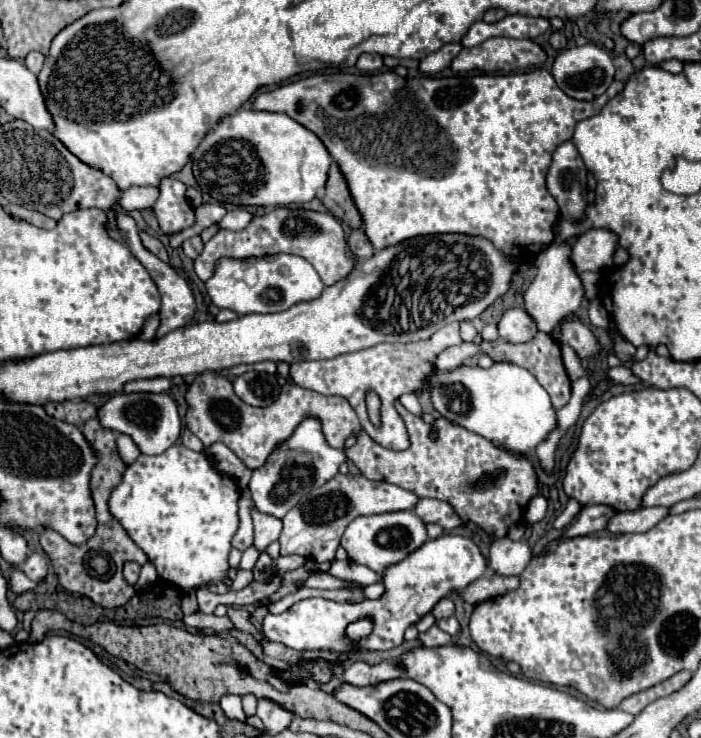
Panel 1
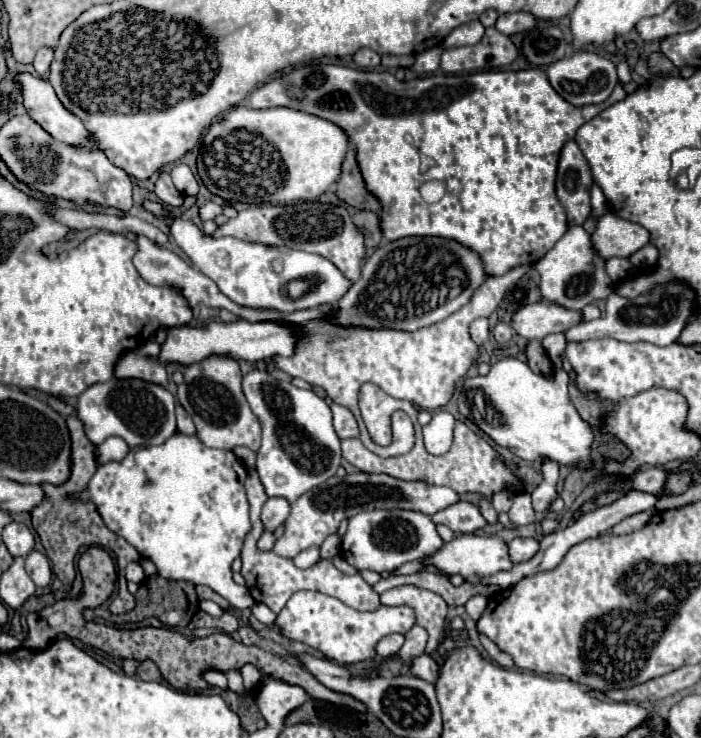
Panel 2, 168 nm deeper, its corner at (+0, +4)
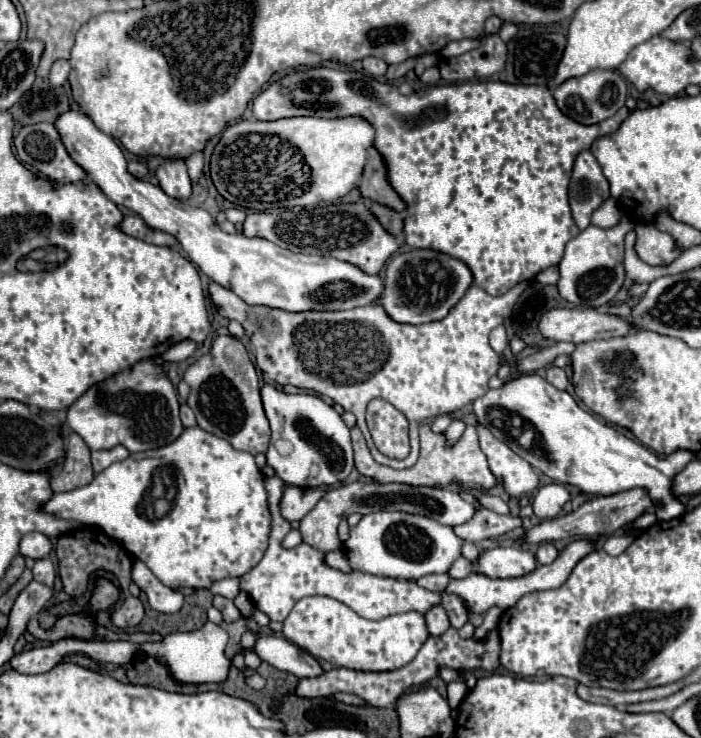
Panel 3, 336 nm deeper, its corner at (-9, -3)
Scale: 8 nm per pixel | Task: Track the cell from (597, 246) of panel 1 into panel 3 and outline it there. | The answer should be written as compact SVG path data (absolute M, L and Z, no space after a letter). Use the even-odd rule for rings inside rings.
M637 225L635 233L635 253L649 265L669 265L681 253L675 249L673 237L653 225Z

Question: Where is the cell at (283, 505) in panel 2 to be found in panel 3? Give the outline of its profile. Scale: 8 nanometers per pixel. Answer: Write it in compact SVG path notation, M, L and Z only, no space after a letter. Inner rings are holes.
M287 487L281 499L281 517L285 521L301 521L313 507L315 503L323 497L325 491L331 487L321 487L321 489L299 489L299 487Z

